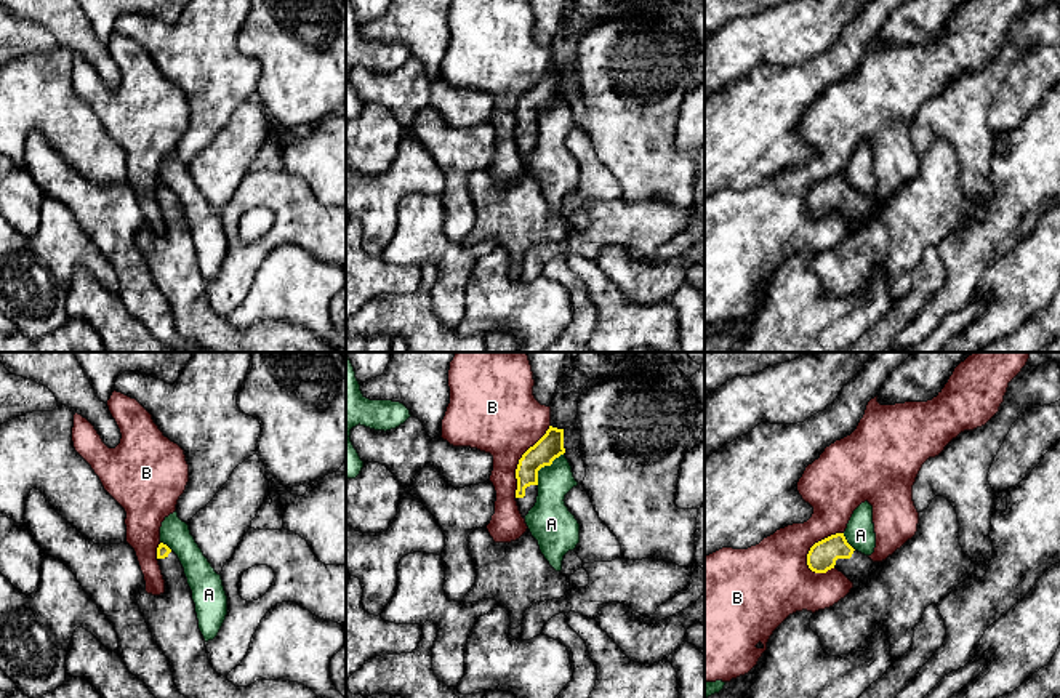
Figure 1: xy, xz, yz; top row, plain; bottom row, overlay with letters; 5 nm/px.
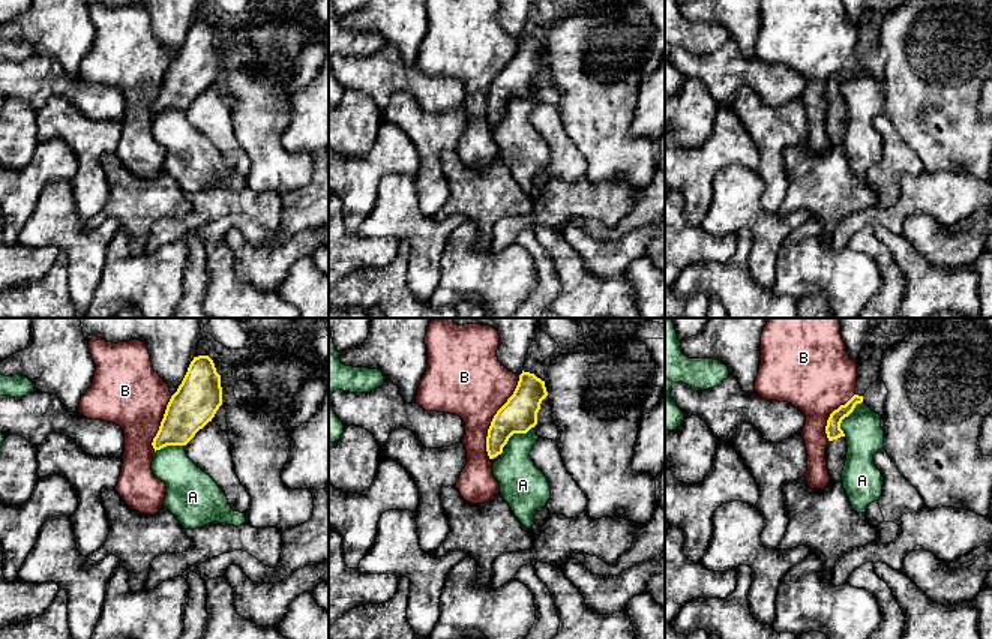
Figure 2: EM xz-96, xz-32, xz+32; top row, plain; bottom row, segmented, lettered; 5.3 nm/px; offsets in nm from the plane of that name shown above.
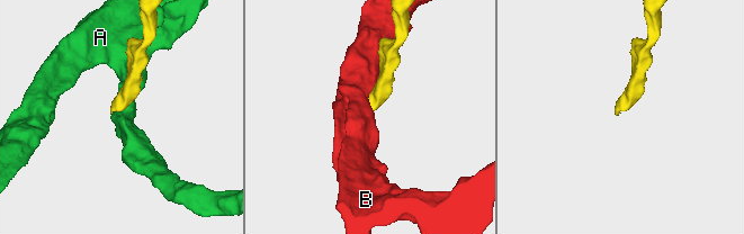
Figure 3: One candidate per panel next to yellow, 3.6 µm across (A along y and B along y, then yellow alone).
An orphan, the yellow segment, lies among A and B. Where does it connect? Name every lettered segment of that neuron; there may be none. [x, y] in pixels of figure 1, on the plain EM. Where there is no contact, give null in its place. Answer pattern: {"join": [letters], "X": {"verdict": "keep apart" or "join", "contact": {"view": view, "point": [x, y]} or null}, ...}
{"join": [], "A": {"verdict": "keep apart", "contact": {"view": "xz", "point": [543, 108]}}, "B": {"verdict": "keep apart", "contact": {"view": "yz", "point": [814, 186]}}}

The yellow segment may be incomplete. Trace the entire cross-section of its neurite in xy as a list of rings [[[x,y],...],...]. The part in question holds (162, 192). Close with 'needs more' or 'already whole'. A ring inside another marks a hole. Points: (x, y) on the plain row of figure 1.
[[[163,184],[157,202],[165,234],[139,239],[139,251],[159,290],[170,303],[176,330],[208,352],[335,352],[311,330],[290,322],[256,322],[235,328],[208,301],[192,232],[178,197]]] | needs more

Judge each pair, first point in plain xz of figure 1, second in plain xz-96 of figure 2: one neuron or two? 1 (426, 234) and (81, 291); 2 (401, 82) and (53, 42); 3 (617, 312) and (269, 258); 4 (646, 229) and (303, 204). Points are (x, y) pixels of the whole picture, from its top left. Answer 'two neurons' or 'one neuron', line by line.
1: one neuron
2: two neurons
3: two neurons
4: two neurons

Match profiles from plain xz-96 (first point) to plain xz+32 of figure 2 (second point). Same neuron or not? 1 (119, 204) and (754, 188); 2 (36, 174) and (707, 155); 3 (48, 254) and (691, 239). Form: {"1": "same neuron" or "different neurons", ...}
{"1": "different neurons", "2": "same neuron", "3": "same neuron"}

